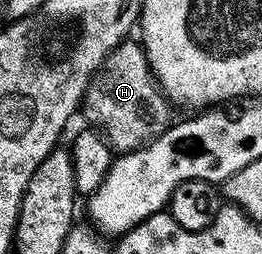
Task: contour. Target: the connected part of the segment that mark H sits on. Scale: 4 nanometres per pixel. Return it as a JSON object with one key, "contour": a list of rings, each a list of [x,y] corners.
{"contour":[[[130,37],[123,39],[122,43],[107,53],[102,66],[90,78],[90,84],[80,104],[81,110],[83,112],[86,110],[86,119],[90,122],[87,124],[101,132],[106,142],[118,153],[135,151],[143,147],[145,143],[151,143],[157,135],[164,133],[172,123],[172,118],[170,119],[172,104],[166,98],[162,88],[158,86],[158,80],[151,74],[150,63],[146,60],[146,51],[141,42],[134,40],[133,43],[132,40],[133,38]]]}

